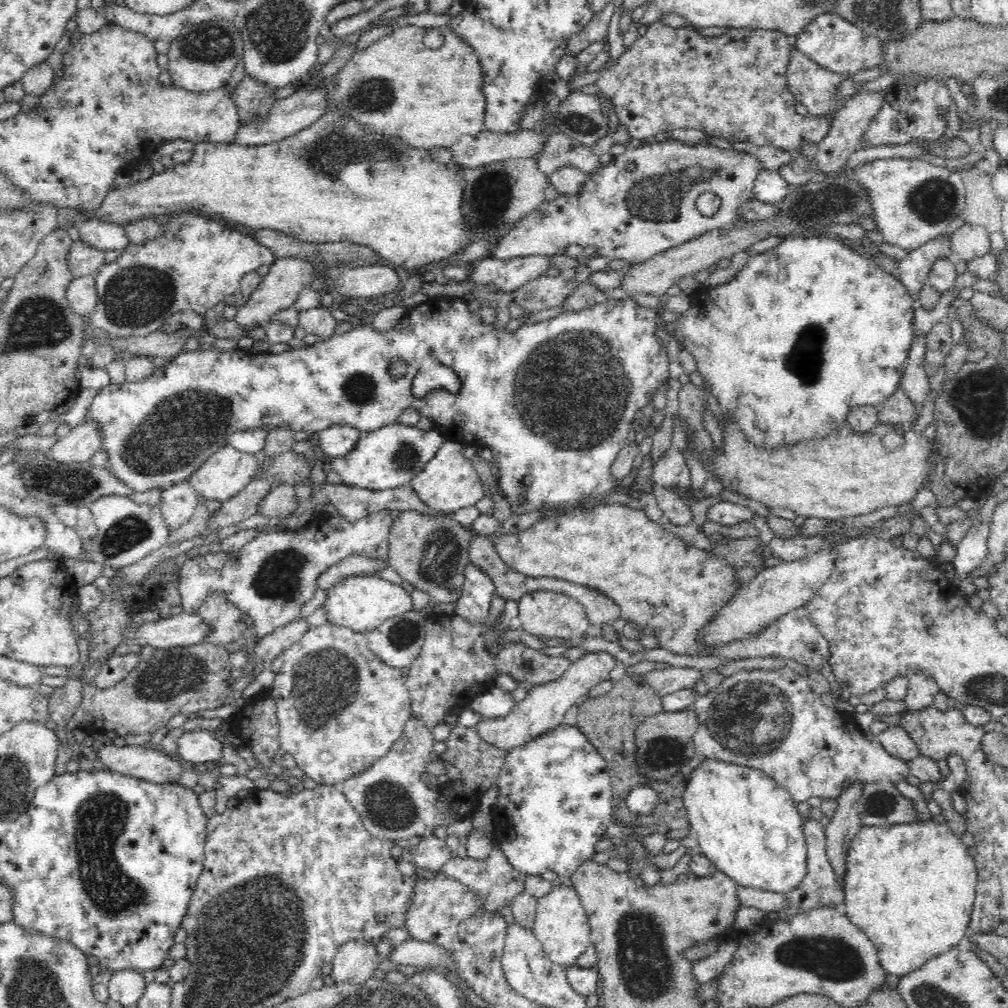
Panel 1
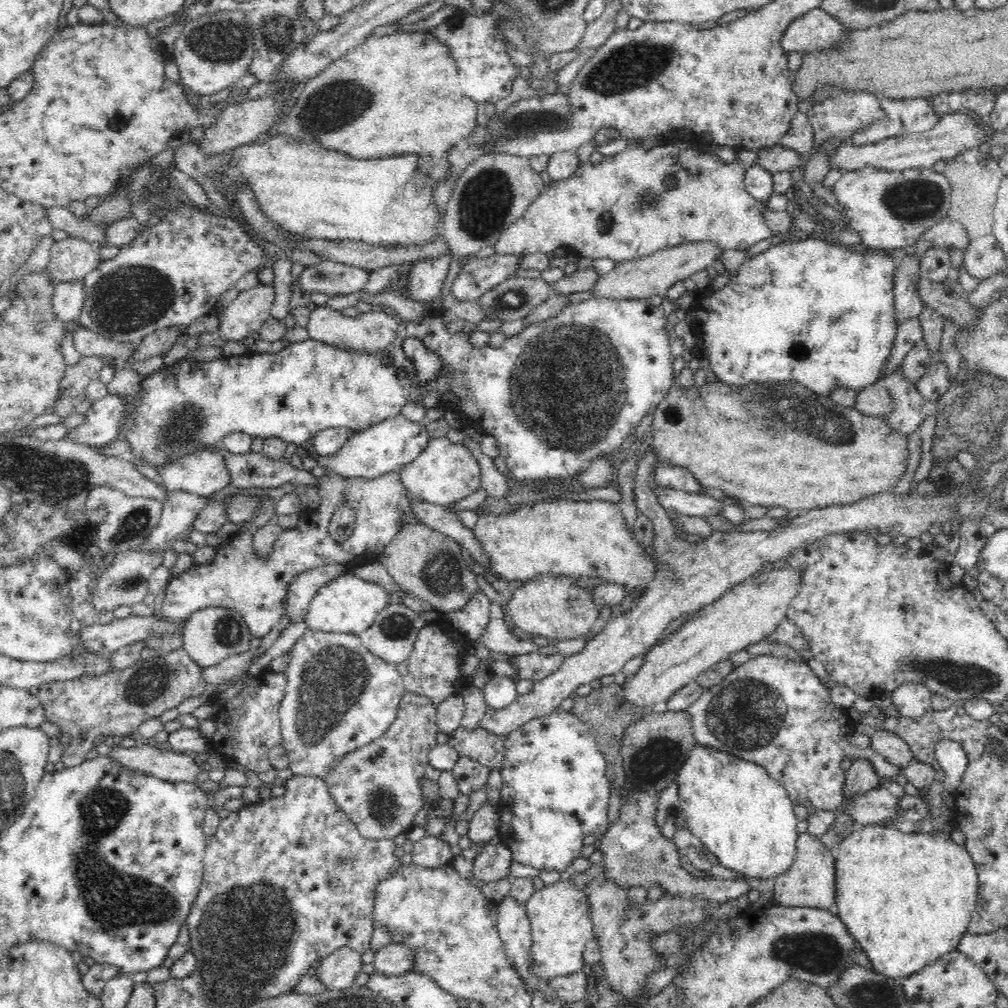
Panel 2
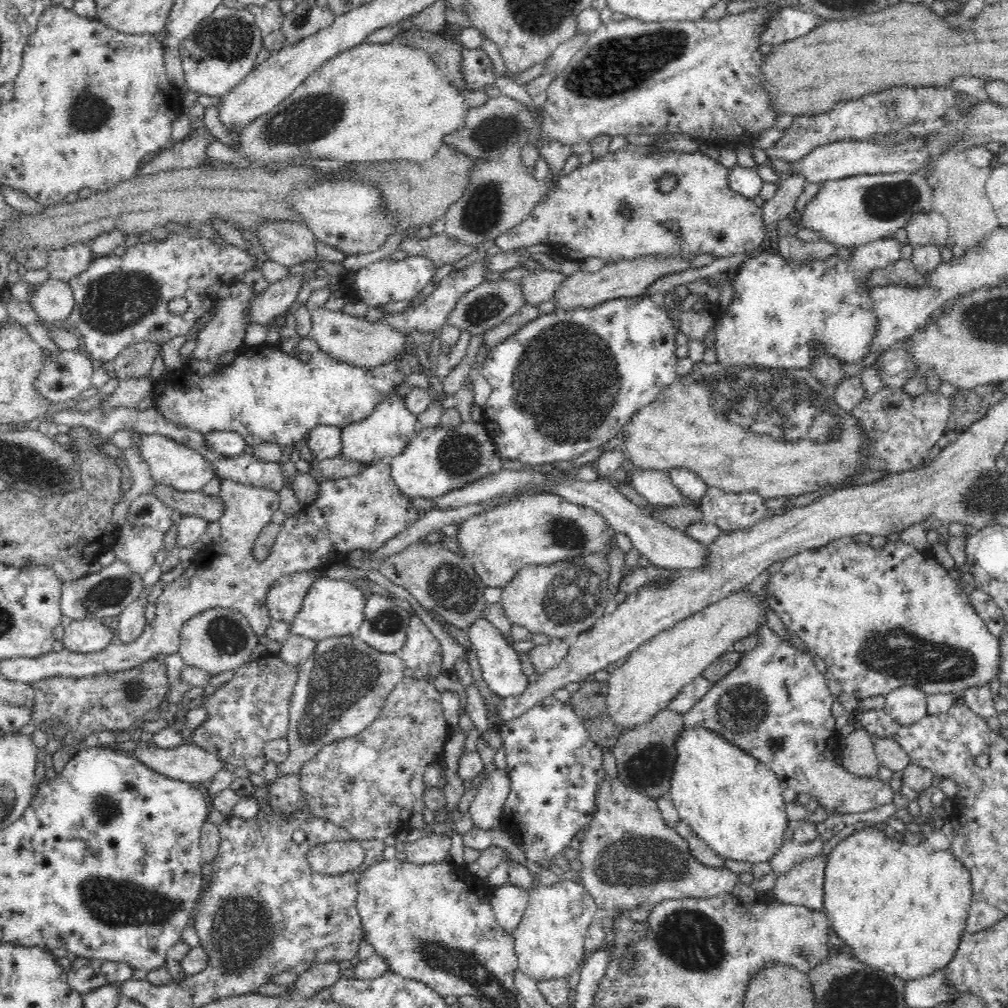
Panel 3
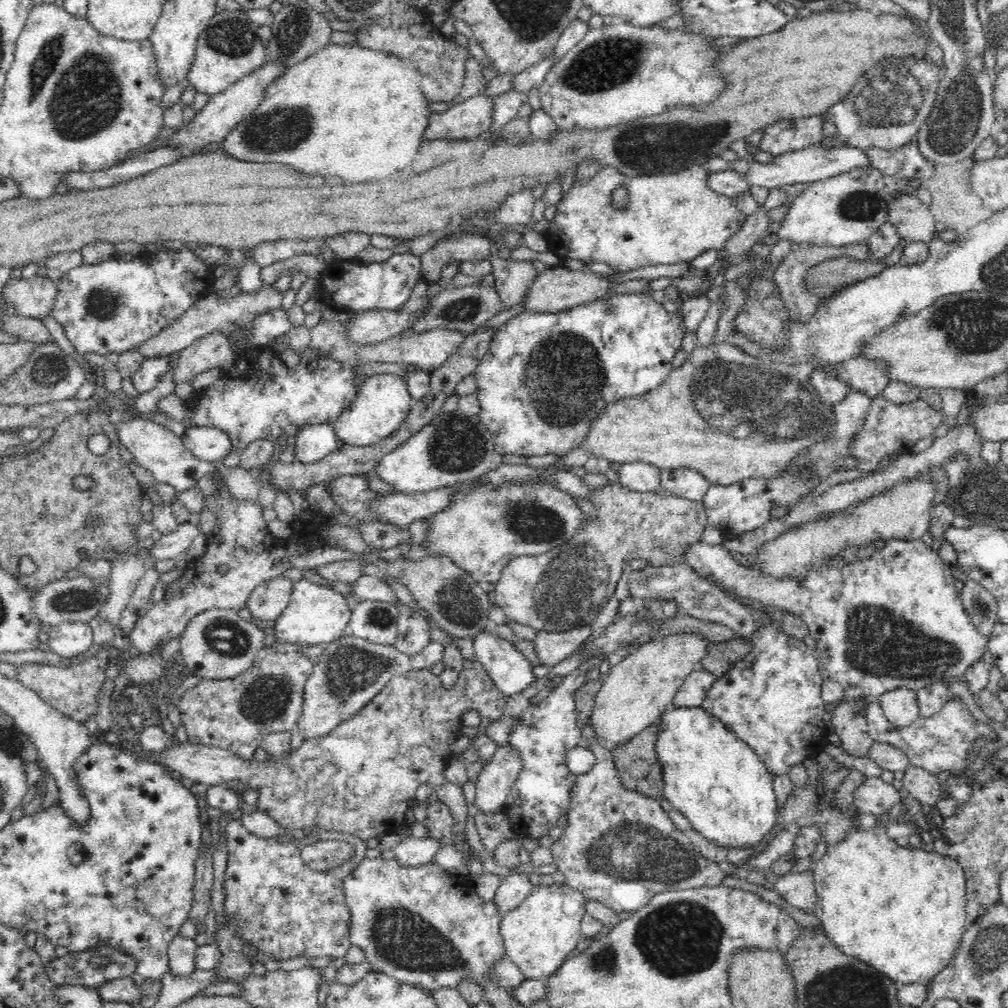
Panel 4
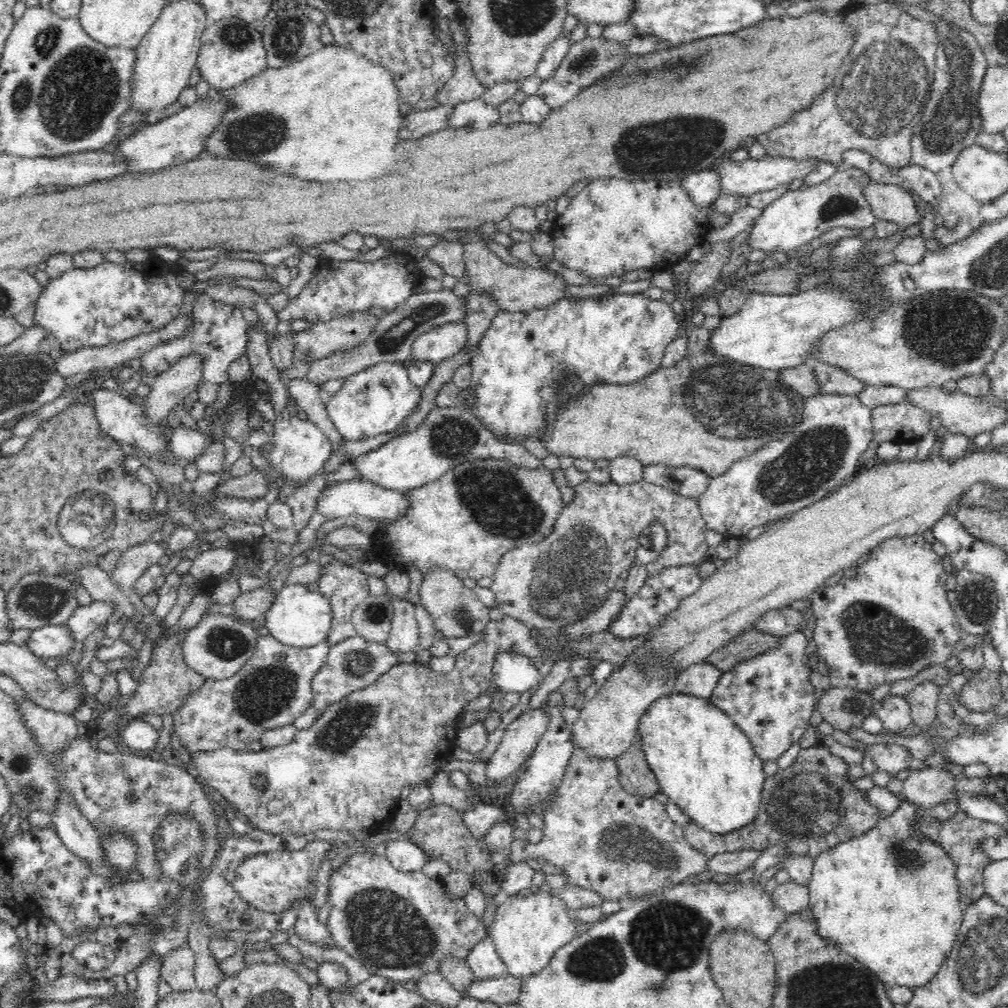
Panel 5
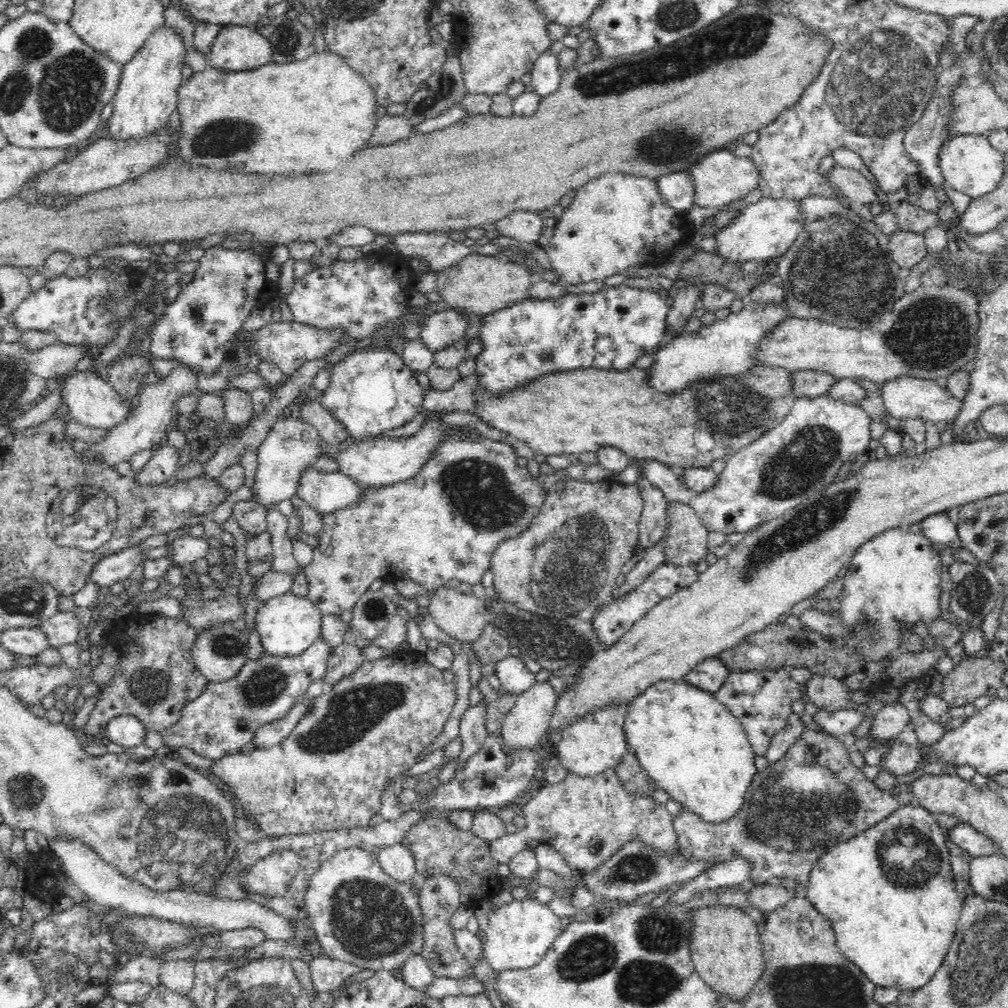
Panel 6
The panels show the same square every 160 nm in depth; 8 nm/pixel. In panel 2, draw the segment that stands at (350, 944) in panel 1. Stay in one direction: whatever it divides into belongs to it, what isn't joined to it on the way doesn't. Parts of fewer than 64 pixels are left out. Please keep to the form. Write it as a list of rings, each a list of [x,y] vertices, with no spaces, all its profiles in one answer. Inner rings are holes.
[[[341,946],[337,948],[332,954],[329,954],[320,961],[315,971],[318,980],[330,990],[350,988],[354,982],[356,982],[356,976],[362,972],[362,966],[364,966],[364,962],[362,962],[362,953],[362,951],[358,951],[350,946]]]

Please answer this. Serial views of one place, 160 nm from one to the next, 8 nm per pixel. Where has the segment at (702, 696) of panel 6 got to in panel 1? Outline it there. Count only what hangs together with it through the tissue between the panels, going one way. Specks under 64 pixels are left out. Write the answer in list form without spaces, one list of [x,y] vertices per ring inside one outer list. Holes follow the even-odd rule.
[[[705,759],[689,775],[683,801],[692,835],[697,838],[702,854],[716,870],[722,871],[737,885],[786,895],[806,880],[807,844],[803,832],[804,820],[796,809],[797,802],[786,789],[760,770]]]

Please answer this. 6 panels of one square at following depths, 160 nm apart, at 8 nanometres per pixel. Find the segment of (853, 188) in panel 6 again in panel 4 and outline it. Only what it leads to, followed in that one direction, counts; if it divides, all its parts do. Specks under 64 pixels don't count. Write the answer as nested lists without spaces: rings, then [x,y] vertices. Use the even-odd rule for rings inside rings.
[[[902,194],[900,197],[891,207],[890,223],[907,242],[920,241],[930,246],[938,235],[934,214],[915,194]]]

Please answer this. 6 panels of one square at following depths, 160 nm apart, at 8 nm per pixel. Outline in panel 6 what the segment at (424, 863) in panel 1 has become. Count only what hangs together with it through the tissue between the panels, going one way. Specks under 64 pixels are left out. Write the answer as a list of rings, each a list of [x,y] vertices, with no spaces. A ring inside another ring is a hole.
[[[398,843],[392,846],[382,847],[378,860],[386,874],[394,879],[410,881],[416,872],[416,857],[407,846]]]

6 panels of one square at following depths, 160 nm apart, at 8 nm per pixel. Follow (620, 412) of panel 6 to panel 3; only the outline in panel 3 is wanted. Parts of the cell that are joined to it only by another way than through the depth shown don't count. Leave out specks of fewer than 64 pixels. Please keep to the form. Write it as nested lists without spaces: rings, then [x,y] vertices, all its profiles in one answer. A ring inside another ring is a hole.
[[[695,361],[692,372],[686,376],[678,376],[668,388],[658,394],[652,404],[642,408],[634,419],[622,432],[624,442],[618,448],[626,453],[626,459],[630,460],[636,467],[644,470],[669,471],[673,468],[687,468],[697,474],[709,487],[716,487],[728,493],[742,494],[742,492],[755,492],[764,500],[770,498],[798,498],[804,494],[820,492],[820,490],[840,490],[854,484],[852,478],[860,478],[864,474],[864,466],[868,468],[868,458],[874,456],[870,453],[870,444],[866,429],[860,425],[860,419],[854,417],[851,410],[843,409],[831,396],[831,390],[825,386],[807,370],[766,370],[755,365],[753,368],[741,368],[741,366],[722,366],[717,362],[714,364],[704,364],[704,361]]]

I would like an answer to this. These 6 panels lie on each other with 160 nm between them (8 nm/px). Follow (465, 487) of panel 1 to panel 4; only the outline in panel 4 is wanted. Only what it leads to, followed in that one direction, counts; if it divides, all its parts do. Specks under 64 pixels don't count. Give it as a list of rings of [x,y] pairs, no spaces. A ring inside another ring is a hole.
[[[460,409],[439,413],[416,434],[384,455],[375,470],[378,476],[400,493],[424,493],[479,479],[502,464],[493,437],[477,415],[466,415]]]

